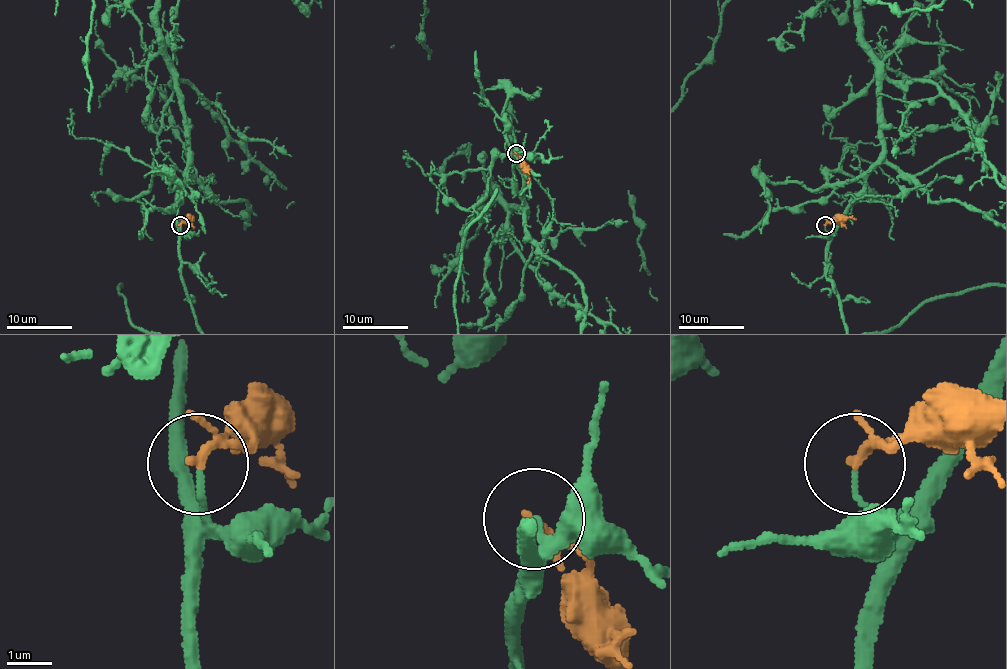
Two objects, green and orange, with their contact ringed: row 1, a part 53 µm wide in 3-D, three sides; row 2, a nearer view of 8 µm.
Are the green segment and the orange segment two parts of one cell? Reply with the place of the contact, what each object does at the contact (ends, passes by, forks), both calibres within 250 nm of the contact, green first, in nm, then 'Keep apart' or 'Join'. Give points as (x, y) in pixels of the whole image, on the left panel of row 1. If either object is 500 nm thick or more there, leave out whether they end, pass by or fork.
Place: (180, 225). At the ring green ends. At the ring orange forks. Thickness 100 nm (green) against 130 nm. Keep apart

